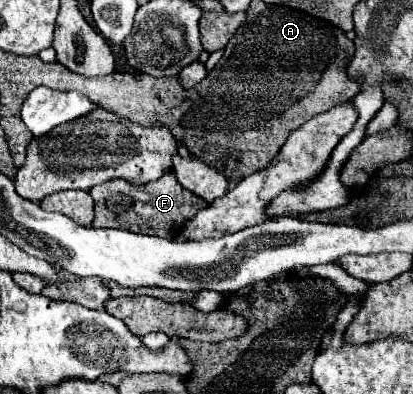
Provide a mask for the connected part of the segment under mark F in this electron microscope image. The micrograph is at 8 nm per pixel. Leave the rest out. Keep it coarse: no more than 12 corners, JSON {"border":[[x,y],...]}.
{"border":[[170,171],[92,187],[92,227],[170,237],[208,203]]}

